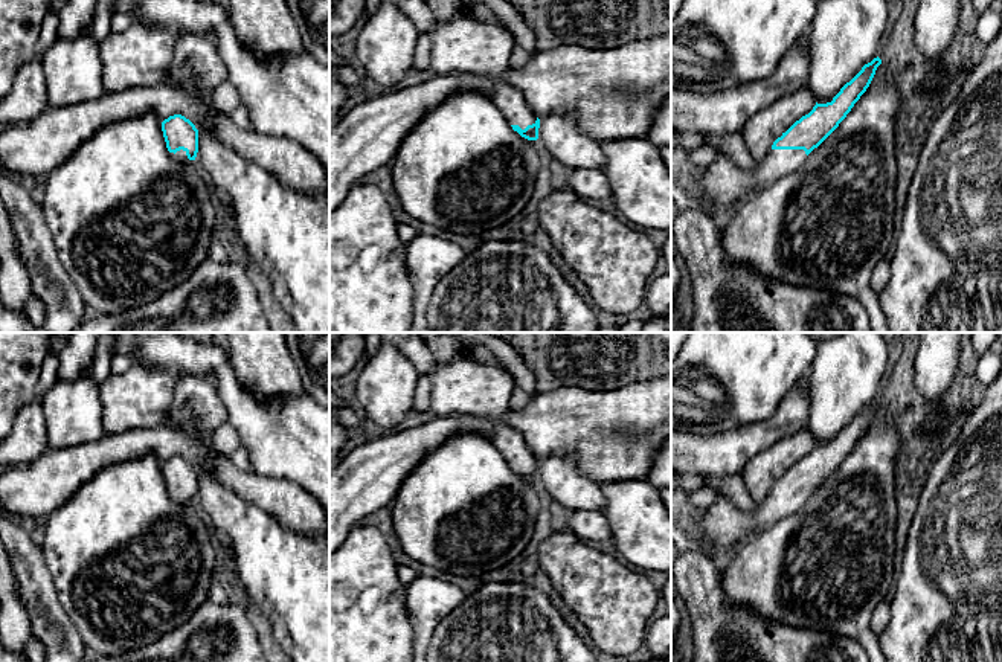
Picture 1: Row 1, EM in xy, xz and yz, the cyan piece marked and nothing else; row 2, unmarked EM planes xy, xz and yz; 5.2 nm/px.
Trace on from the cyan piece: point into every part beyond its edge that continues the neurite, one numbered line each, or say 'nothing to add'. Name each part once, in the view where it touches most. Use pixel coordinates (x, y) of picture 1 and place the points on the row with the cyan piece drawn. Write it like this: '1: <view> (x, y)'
1: yz (722, 183)

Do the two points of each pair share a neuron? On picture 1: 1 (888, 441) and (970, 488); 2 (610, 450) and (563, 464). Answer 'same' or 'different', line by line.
1: different
2: different

